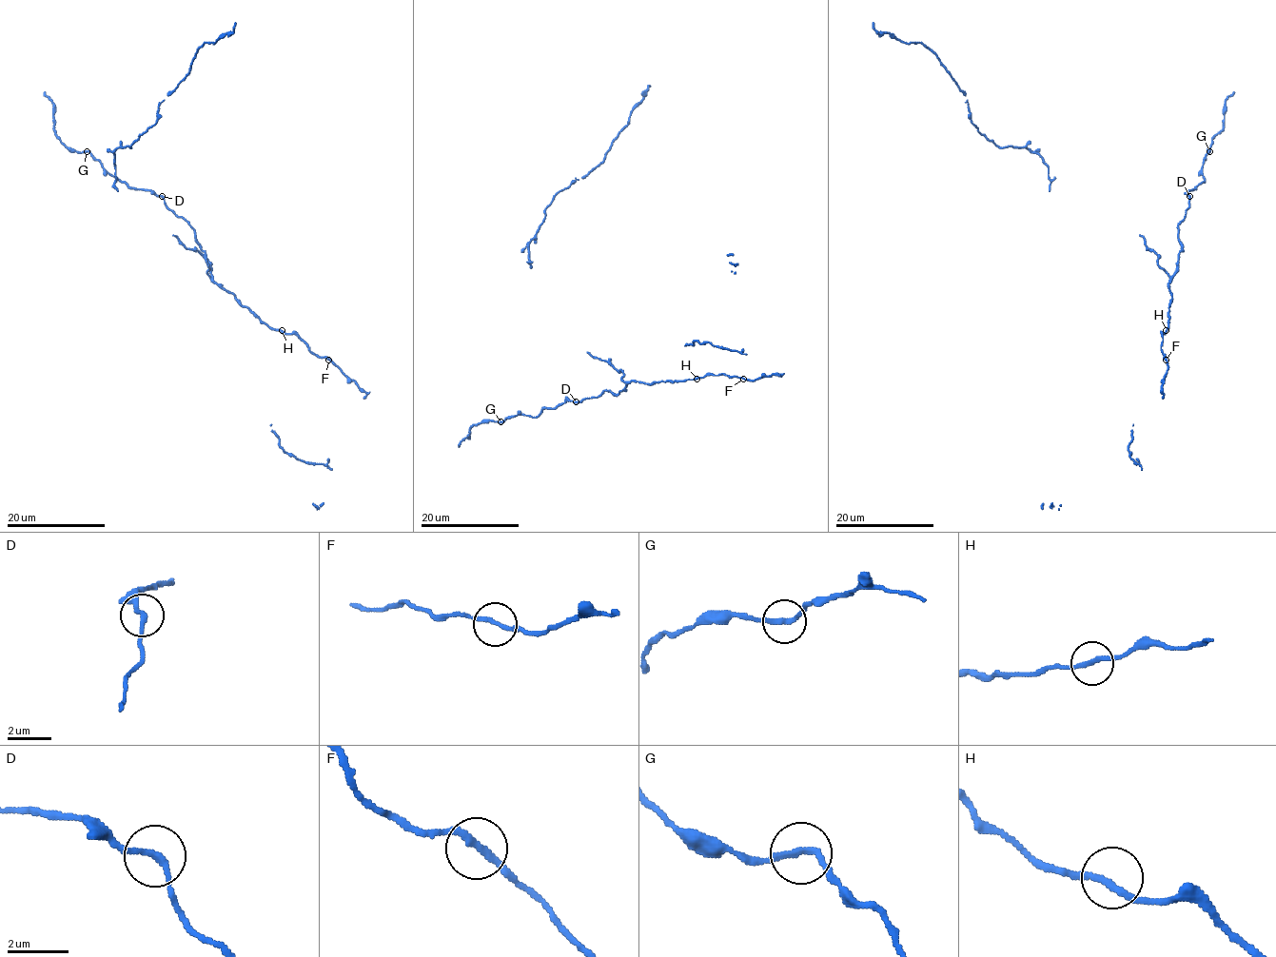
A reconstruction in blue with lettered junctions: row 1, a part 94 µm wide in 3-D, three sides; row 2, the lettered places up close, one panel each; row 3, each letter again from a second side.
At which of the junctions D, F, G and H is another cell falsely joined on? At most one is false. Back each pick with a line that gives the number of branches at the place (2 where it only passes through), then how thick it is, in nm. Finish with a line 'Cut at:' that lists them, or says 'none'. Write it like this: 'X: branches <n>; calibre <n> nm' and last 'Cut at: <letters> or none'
Cut at: none

